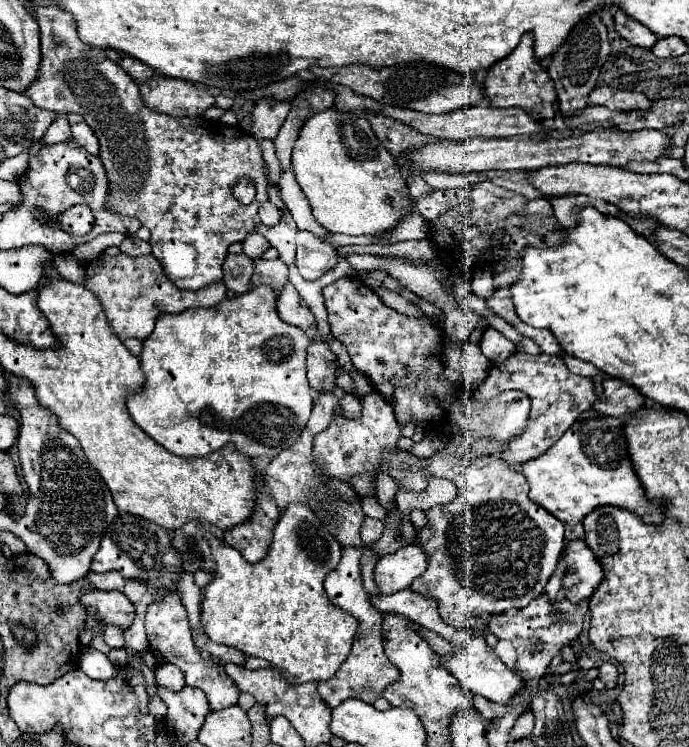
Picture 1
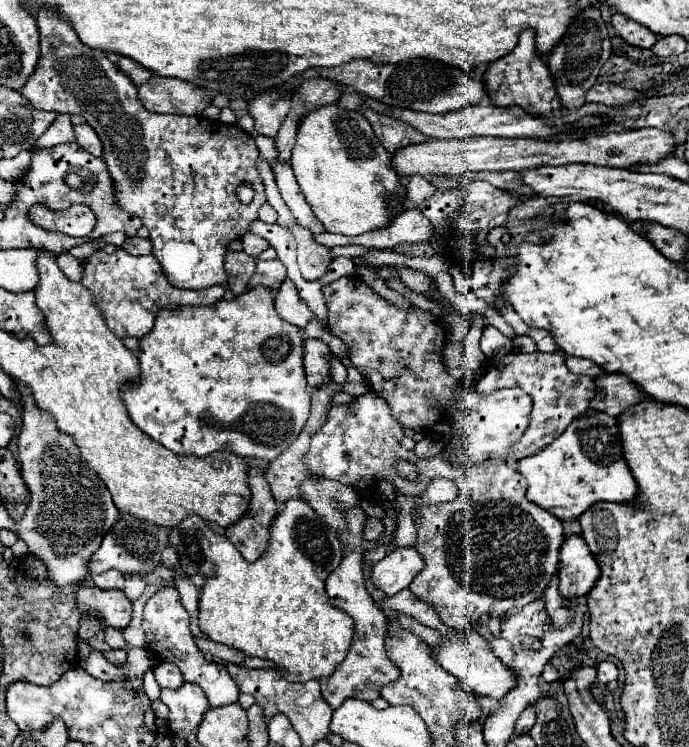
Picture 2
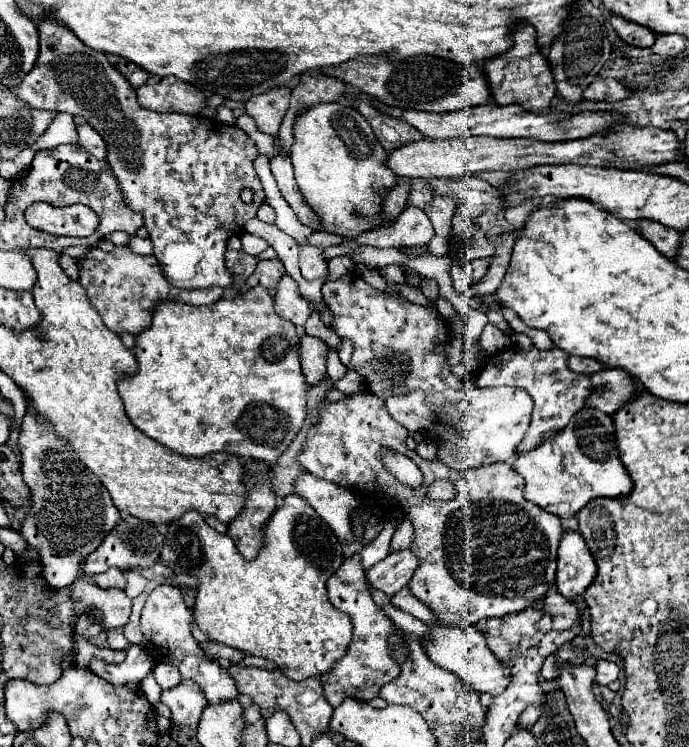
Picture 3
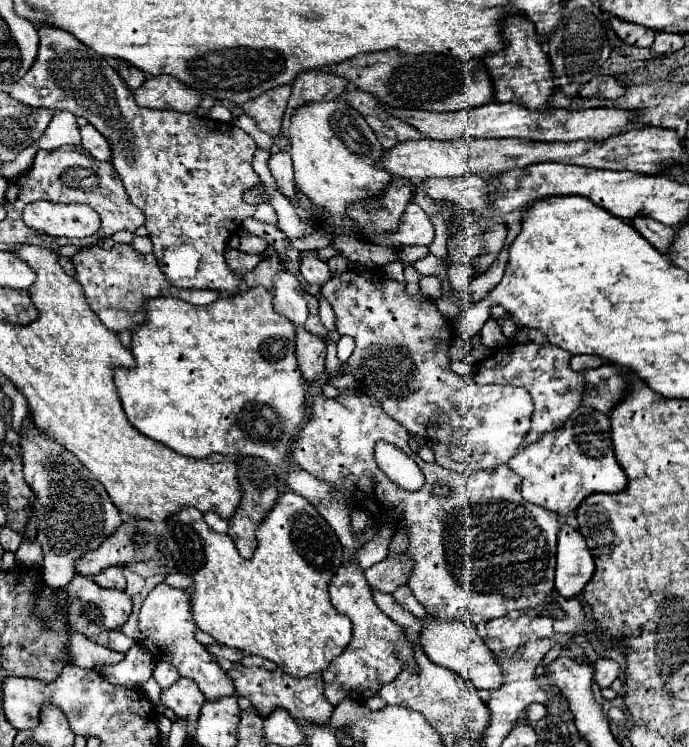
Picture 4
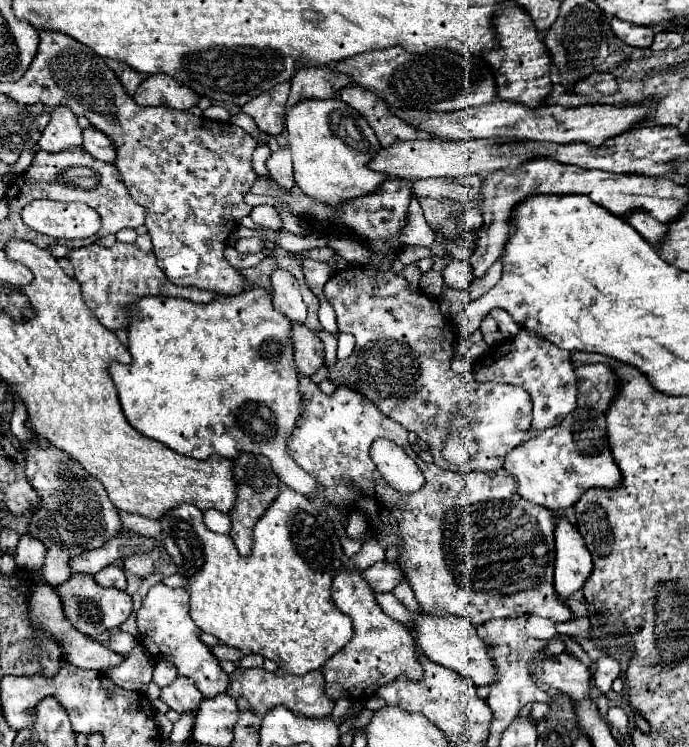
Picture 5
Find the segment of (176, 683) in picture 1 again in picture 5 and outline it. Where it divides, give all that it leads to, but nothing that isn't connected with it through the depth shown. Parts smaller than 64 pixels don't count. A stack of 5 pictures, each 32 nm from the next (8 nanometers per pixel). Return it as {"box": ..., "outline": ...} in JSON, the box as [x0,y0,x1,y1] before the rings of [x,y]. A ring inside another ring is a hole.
{"box":[154,660,178,688],"outline":[[[160,660],[160,662],[156,664],[156,668],[154,668],[154,682],[156,682],[160,688],[172,684],[176,678],[178,678],[178,672],[176,672],[174,664],[170,664],[170,662],[166,662],[166,660]]]}

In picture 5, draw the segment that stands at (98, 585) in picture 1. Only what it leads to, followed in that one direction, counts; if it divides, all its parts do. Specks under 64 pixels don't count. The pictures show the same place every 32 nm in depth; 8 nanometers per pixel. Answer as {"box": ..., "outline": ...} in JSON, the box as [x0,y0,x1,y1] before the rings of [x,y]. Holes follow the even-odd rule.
{"box":[94,564,126,590],"outline":[[[112,564],[110,568],[104,568],[102,572],[94,574],[94,580],[104,586],[104,588],[118,588],[118,590],[126,590],[126,576],[124,570],[116,564]]]}

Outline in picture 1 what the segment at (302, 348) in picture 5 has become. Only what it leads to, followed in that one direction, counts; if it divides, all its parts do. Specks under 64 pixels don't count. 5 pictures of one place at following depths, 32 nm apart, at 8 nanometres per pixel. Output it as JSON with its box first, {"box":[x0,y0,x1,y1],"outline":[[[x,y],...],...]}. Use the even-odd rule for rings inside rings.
{"box":[308,342,338,392],"outline":[[[326,342],[308,348],[308,380],[314,392],[332,392],[336,386],[338,360]]]}

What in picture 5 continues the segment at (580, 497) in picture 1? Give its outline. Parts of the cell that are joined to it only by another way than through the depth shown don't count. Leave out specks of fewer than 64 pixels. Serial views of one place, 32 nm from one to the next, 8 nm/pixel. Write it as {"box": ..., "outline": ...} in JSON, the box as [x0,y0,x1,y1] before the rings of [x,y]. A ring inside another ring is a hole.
{"box":[506,412,622,510],"outline":[[[576,412],[566,416],[566,420],[546,432],[538,432],[528,442],[522,442],[510,456],[506,456],[506,470],[518,480],[518,494],[524,500],[540,504],[548,510],[564,510],[574,506],[580,496],[590,488],[618,488],[622,484],[622,472],[614,462],[608,434],[606,418],[596,416],[588,420],[578,420]]]}

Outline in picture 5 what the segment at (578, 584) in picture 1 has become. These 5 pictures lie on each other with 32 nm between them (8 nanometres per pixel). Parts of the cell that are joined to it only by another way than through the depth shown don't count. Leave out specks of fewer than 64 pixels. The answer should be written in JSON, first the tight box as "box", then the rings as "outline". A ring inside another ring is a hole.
{"box":[554,518,592,598],"outline":[[[558,518],[556,526],[556,580],[554,588],[562,598],[572,596],[592,574],[592,556],[576,528]]]}

